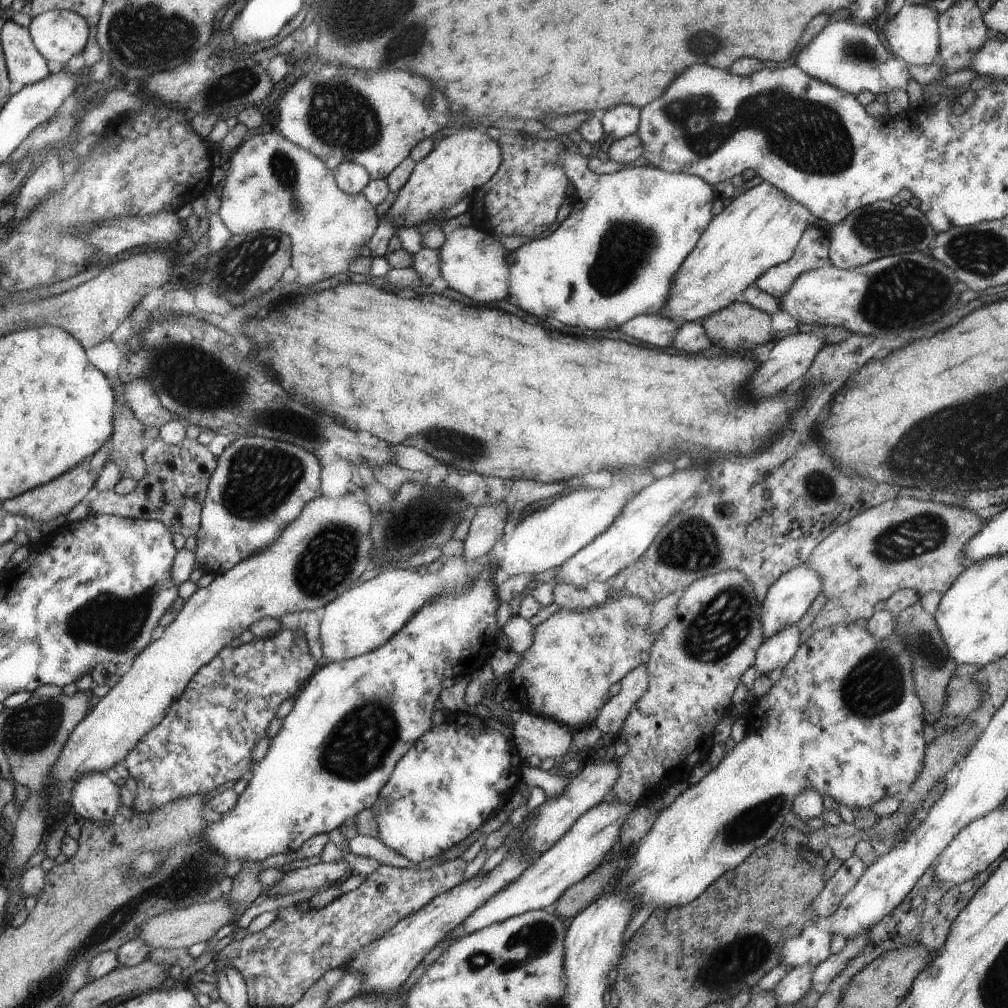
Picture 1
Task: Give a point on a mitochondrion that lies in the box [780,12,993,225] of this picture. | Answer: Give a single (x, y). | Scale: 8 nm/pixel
(857, 52)

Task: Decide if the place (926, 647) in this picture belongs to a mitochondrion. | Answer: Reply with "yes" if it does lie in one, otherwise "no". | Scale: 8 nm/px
yes

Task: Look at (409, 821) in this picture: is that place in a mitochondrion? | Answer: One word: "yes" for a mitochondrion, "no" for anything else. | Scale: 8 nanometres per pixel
no

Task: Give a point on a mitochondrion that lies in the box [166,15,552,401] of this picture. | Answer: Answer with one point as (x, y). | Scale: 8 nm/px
(341, 116)

